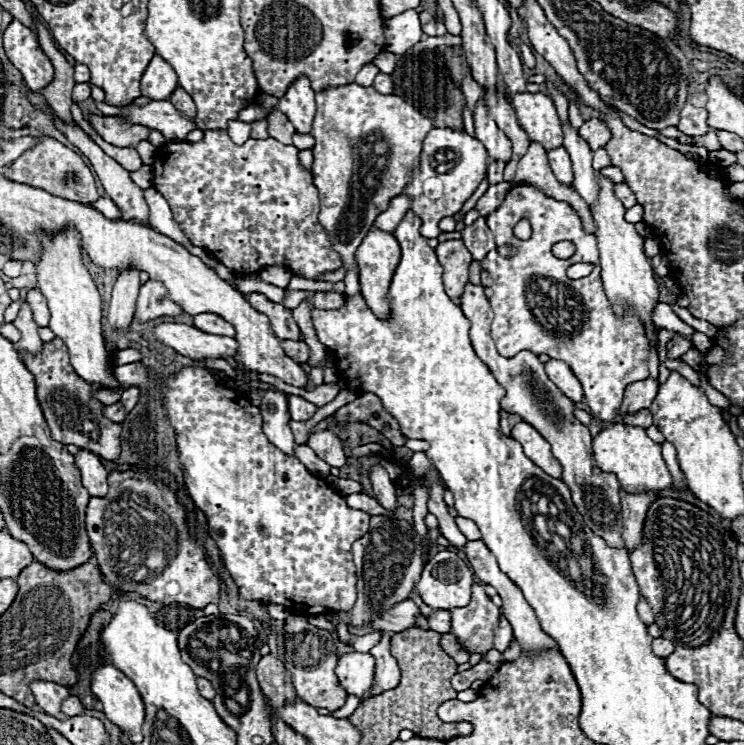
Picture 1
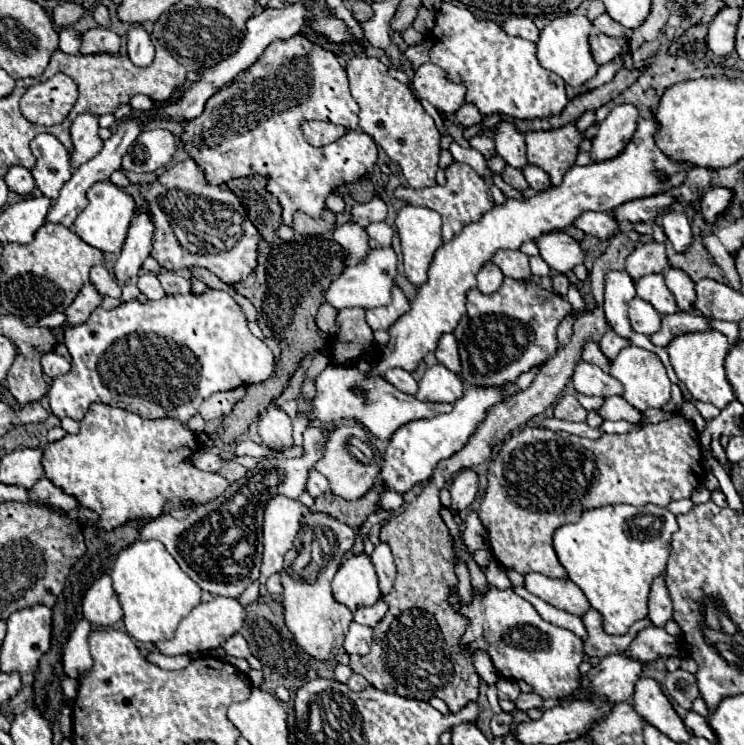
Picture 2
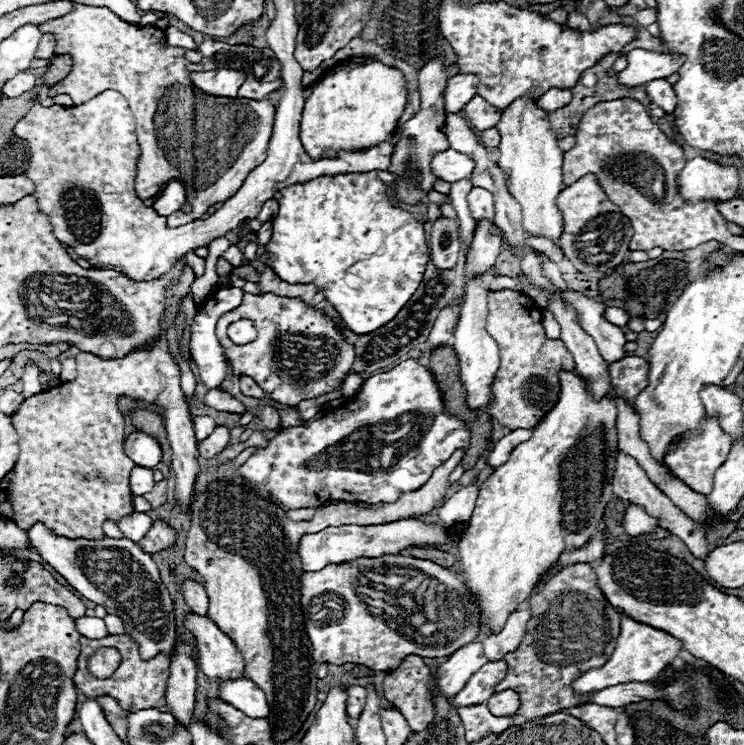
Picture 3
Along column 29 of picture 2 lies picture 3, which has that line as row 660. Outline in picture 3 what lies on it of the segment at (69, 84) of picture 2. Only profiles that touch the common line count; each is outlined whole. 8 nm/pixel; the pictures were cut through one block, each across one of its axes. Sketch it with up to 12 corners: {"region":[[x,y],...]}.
{"region":[[100,648],[88,660],[96,678],[112,676],[120,664],[116,648]]}

